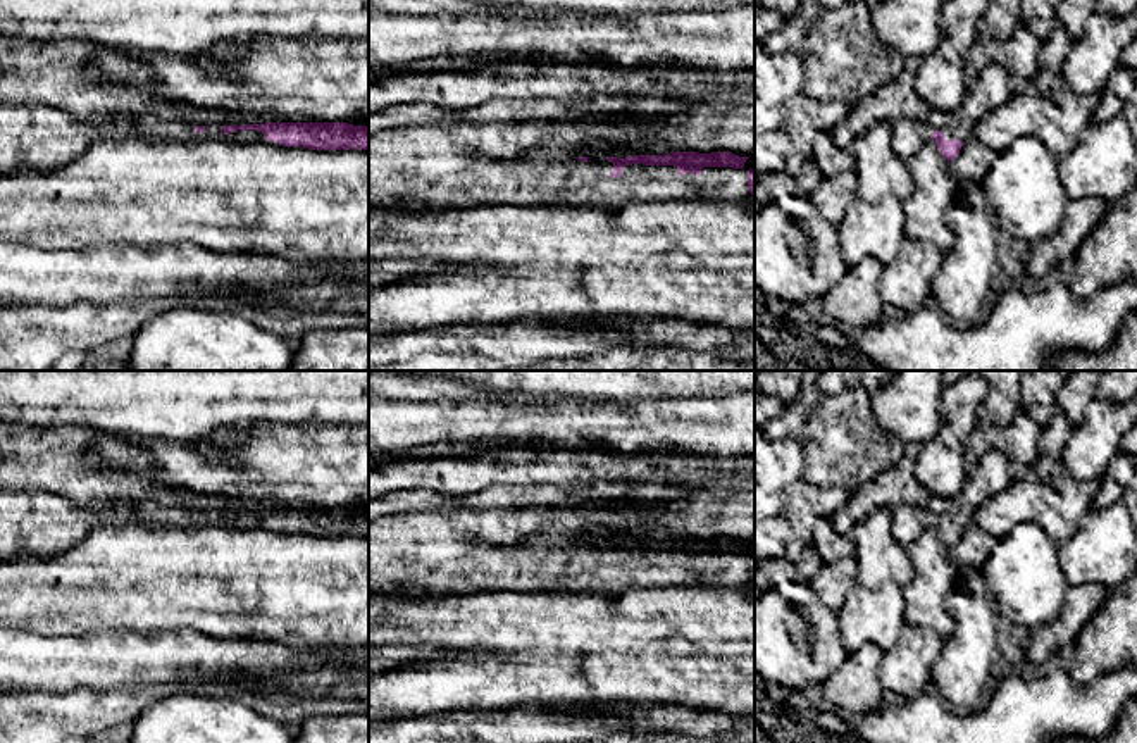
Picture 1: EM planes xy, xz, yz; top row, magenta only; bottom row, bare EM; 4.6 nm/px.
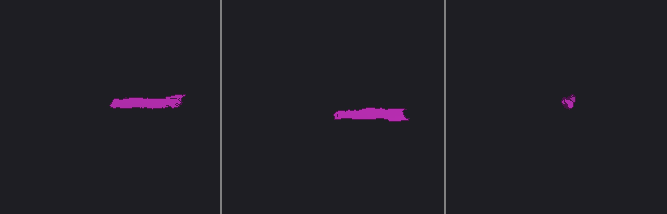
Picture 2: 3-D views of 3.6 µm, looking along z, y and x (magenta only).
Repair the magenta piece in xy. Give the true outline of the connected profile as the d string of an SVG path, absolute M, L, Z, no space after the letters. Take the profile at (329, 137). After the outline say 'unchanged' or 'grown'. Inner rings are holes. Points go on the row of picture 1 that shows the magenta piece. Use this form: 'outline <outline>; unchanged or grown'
outline M265 122L243 126L219 126L224 134L255 129L267 141L308 150L369 150L369 126L348 122Z; unchanged

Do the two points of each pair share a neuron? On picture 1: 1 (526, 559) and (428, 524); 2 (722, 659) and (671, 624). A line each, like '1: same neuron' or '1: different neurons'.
1: same neuron
2: same neuron

